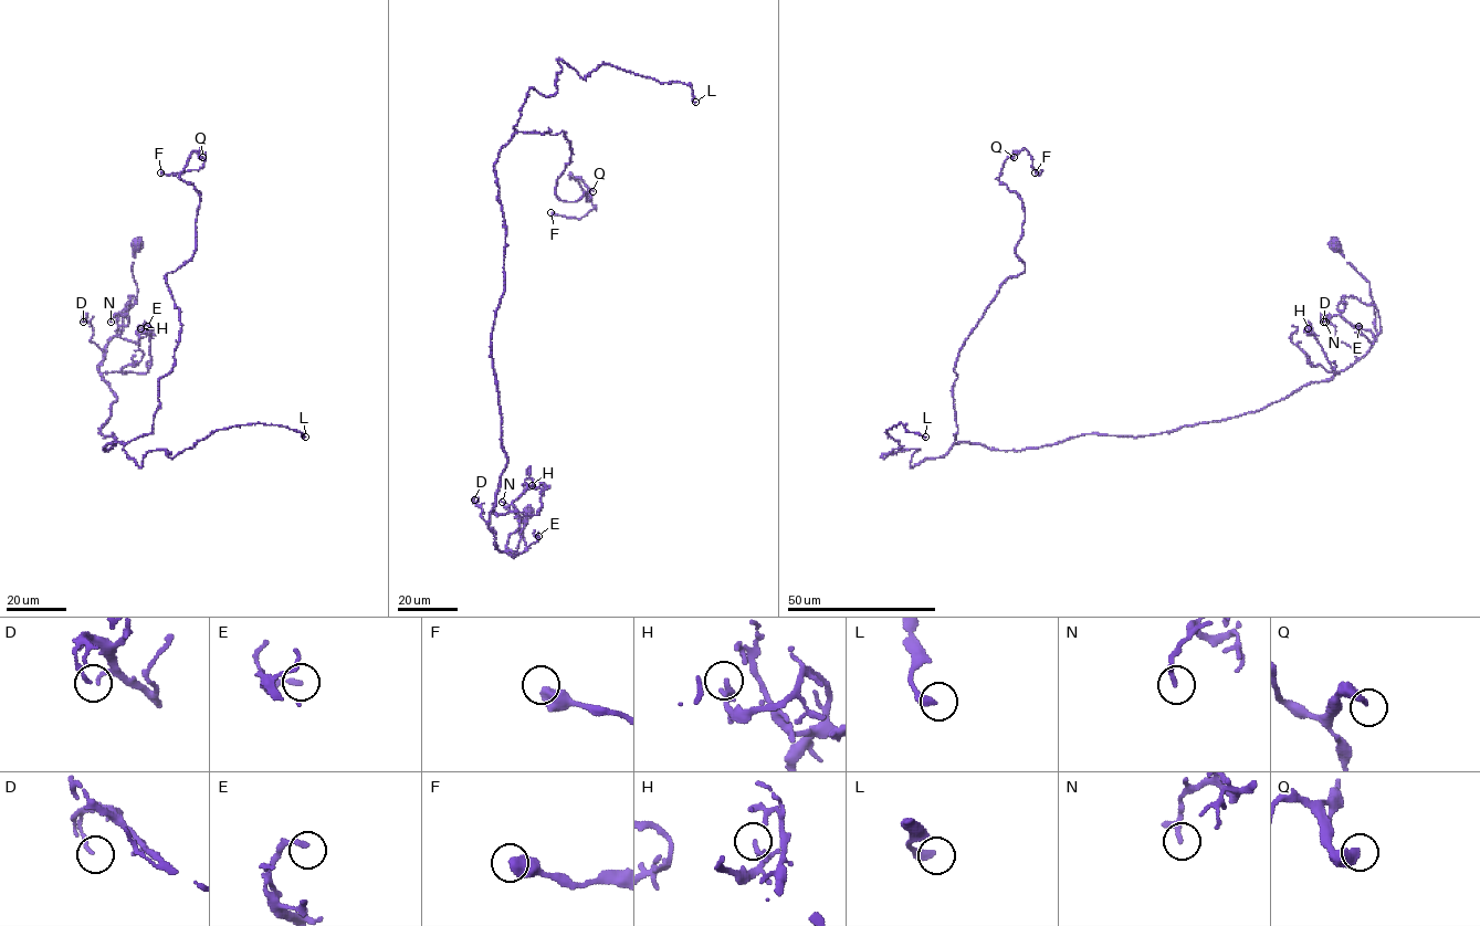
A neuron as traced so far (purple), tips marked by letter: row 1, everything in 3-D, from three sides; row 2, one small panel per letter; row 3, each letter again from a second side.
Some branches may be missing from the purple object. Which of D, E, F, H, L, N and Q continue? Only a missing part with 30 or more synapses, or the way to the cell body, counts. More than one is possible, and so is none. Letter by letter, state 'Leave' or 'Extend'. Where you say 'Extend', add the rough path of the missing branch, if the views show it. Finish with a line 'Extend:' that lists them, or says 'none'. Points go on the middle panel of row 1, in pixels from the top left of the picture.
D: Leave
E: Leave
F: Leave
H: Leave
L: Extend. Course of what is missing: (695, 102), (702, 103), (712, 114), (721, 115), (745, 97), (745, 93), (732, 88)
N: Leave
Q: Leave
Extend: L

